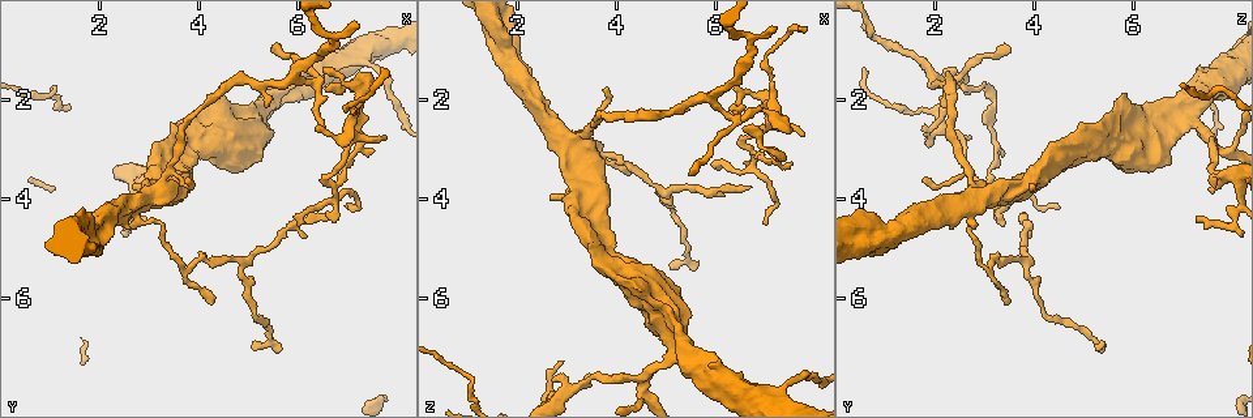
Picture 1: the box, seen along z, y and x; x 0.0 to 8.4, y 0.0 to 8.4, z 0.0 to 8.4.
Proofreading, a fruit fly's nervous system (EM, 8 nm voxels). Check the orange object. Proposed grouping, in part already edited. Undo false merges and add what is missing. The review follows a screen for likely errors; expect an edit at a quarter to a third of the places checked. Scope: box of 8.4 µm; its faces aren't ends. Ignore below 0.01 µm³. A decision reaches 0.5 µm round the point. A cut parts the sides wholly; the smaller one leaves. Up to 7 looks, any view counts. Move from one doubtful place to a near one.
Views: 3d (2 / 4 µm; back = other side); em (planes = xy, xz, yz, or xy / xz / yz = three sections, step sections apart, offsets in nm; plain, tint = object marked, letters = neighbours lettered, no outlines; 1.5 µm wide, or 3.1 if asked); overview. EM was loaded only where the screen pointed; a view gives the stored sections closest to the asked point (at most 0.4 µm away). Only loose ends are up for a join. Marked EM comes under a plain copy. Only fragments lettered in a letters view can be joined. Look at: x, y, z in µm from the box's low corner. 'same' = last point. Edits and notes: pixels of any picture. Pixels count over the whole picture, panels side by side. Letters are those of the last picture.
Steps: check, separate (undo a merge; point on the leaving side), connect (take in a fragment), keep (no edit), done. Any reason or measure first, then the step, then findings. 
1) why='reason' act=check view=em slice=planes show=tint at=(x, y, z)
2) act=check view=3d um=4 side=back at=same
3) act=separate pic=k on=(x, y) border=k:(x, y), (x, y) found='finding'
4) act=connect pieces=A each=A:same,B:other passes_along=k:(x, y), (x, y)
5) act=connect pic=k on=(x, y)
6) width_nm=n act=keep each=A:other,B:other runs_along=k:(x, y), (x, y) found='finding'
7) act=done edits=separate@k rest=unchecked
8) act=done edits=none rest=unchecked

why='closes a loop' act=check view=em slice=planes show=letters at=(7.15, 2.15, 2.15)

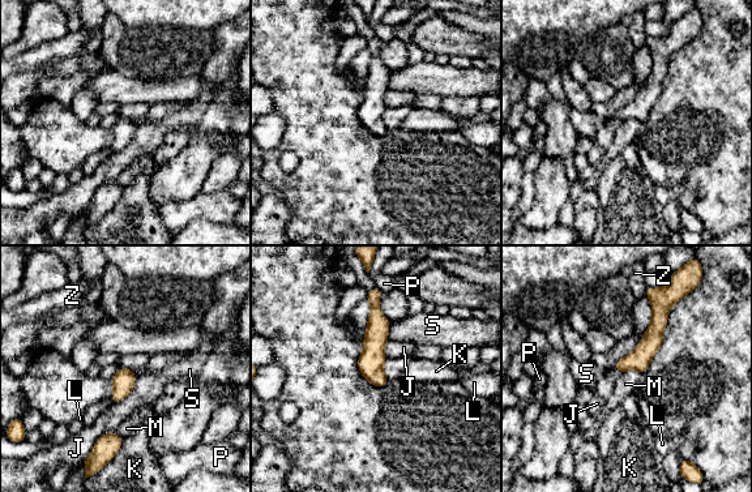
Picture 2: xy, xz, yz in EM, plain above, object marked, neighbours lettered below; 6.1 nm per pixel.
act=keep each=J:other,K:other,L:other,M:other,P:other,S:other,Z:other border=2:(385, 358), (383, 373), (389, 380) found='all the same neuron'

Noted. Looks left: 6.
why='arms part here' act=check view=em slice=planes show=letters at=(6.80, 3.70, 3.10)

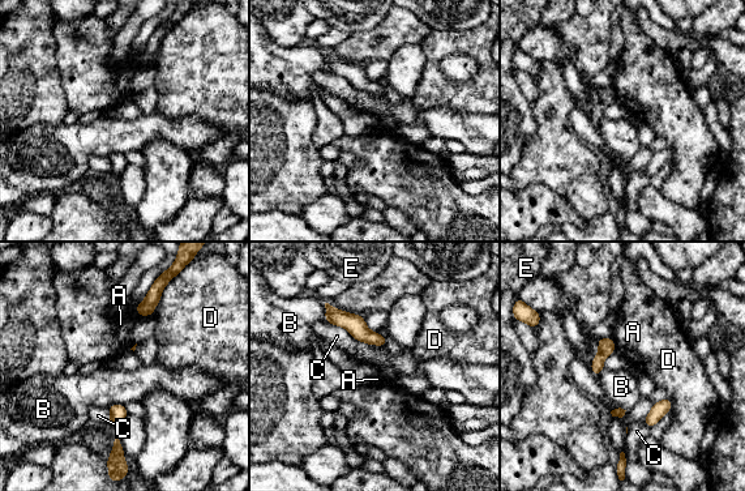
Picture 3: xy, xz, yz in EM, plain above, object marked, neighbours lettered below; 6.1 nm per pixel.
longest_contact=C:340nm act=keep each=A:other,B:other,C:other,D:other,E:other found='one neuron here'

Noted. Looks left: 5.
why='abrupt turn' act=check view=3d um=2 at=(6.75, 0.75, 0.90)

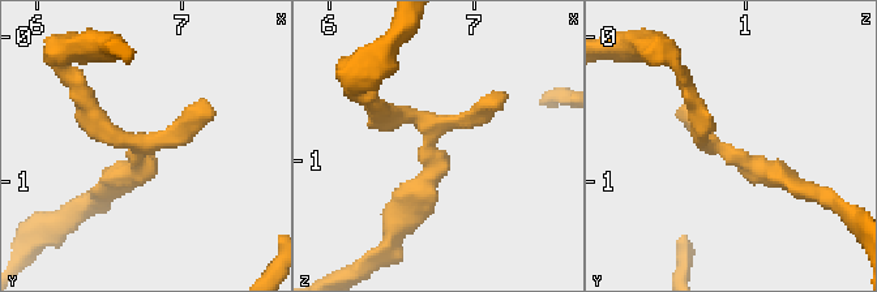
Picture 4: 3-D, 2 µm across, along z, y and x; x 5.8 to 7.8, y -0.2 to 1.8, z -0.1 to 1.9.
why='need the tissue' act=check view=em slice=xy step=8 show=letters at=(6.70, 0.80, 0.84)

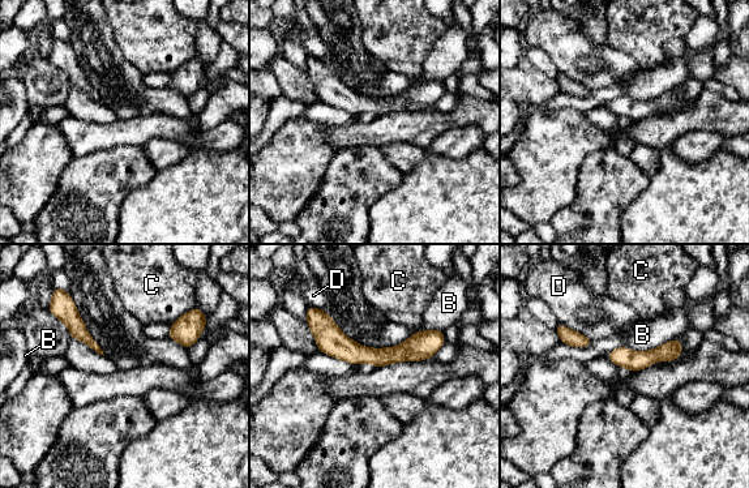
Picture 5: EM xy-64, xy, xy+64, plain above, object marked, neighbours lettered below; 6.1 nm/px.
width_nm=110 act=keep each=B:other,C:other,D:other border=5:(676, 337), (649, 350), (625, 346) found='one neuron here'

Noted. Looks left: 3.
act=done edits=none rest=unchecked

